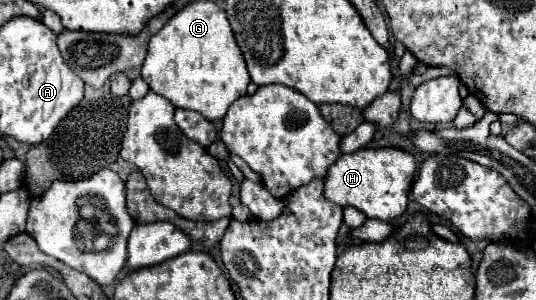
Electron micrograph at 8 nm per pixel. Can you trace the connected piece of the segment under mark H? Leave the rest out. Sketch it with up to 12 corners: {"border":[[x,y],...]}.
{"border":[[364,147],[324,177],[324,197],[392,221],[408,207],[414,157]]}

